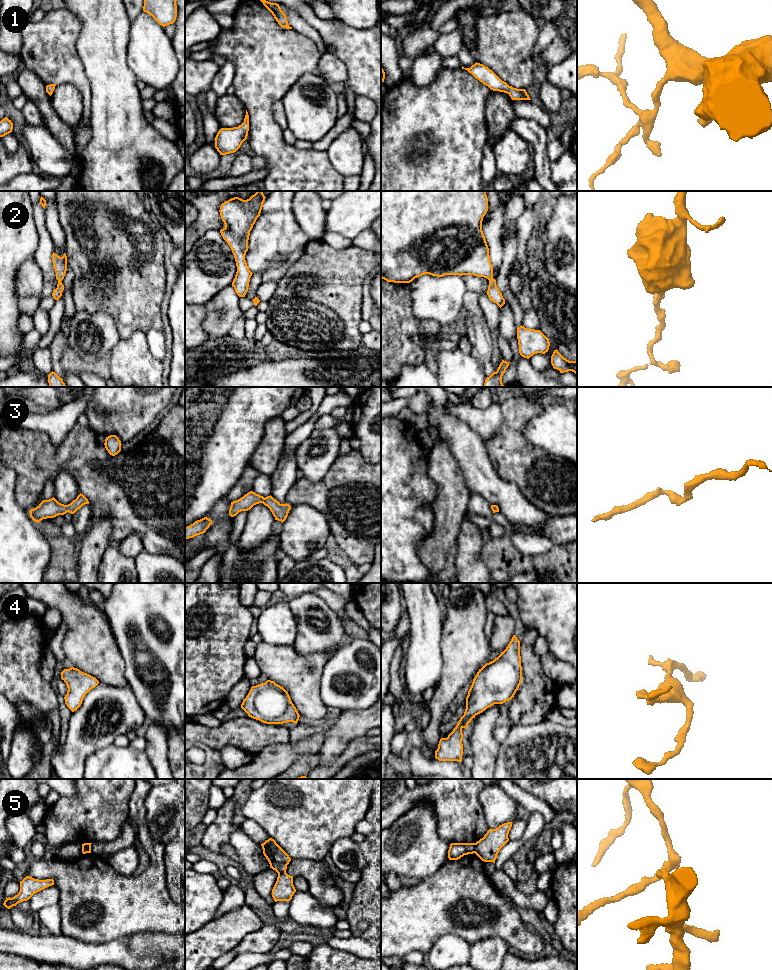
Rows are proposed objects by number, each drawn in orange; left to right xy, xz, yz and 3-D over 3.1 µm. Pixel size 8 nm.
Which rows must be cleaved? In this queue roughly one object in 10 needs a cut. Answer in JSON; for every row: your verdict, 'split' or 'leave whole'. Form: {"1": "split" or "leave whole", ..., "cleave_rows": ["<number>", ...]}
{"1": "leave whole", "2": "leave whole", "3": "leave whole", "4": "leave whole", "5": "split", "cleave_rows": ["5"]}

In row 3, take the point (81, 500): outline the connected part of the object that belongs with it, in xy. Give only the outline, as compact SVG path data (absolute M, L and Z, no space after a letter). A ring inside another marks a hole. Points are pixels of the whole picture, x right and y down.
M81 493L68 505L59 503L53 497L49 500L43 500L36 508L31 509L29 513L32 520L38 523L43 519L54 518L58 515L64 515L67 512L74 514L85 504L89 504L89 501Z

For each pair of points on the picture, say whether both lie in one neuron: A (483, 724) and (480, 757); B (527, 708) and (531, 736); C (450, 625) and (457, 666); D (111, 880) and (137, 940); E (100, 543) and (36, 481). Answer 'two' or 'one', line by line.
A: one
B: two
C: one
D: two
E: two

